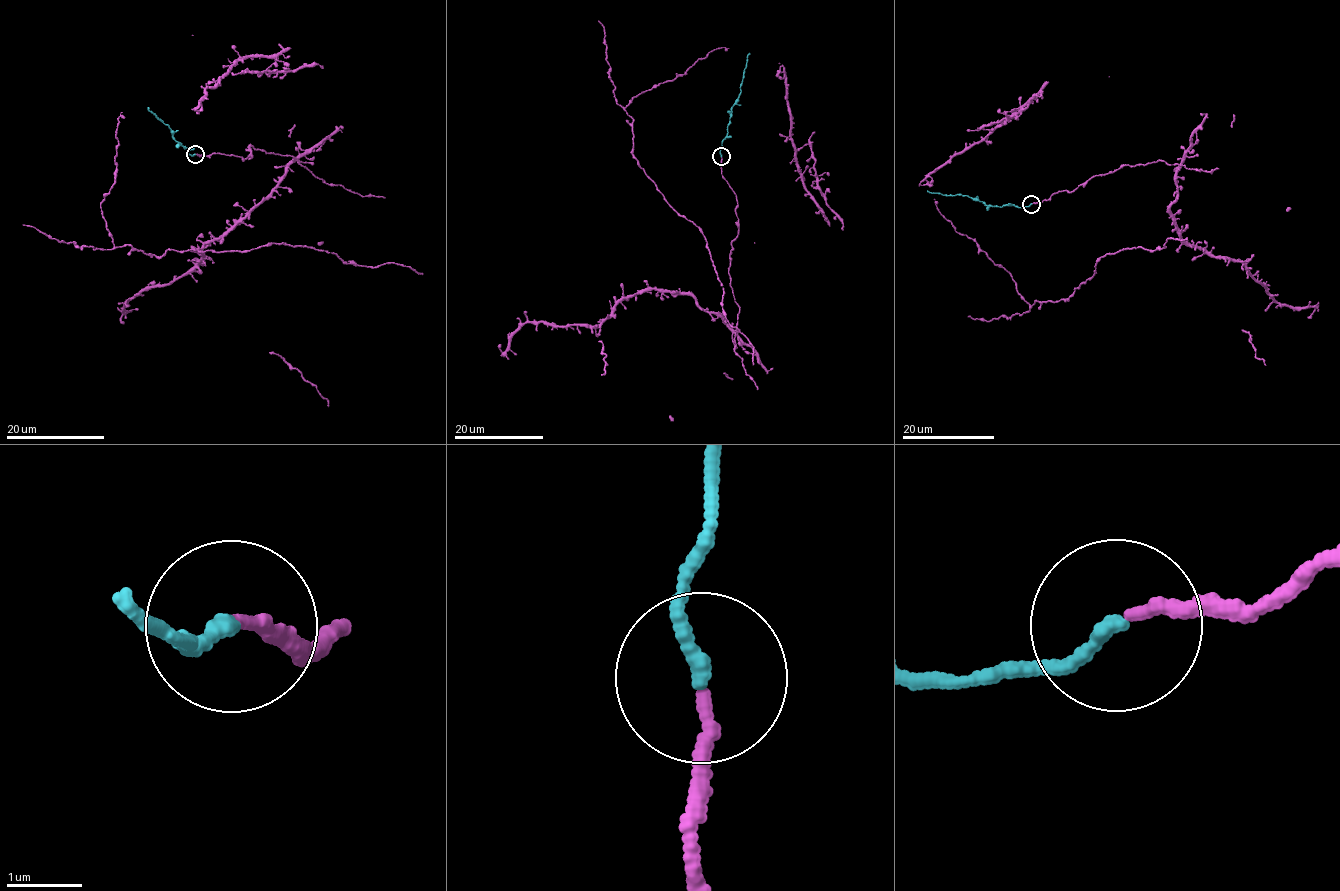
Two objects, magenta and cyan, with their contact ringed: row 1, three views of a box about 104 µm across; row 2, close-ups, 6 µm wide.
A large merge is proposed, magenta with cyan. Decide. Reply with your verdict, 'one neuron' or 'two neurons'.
one neuron

